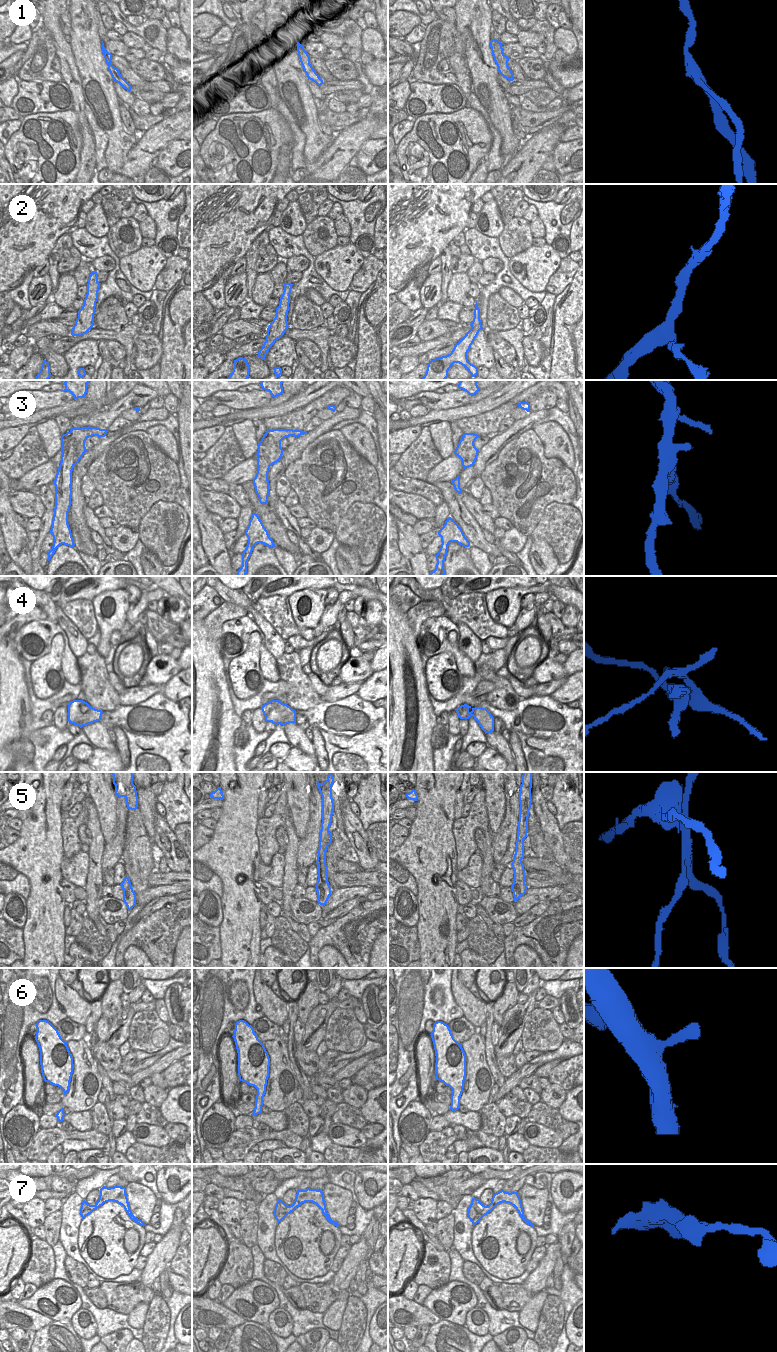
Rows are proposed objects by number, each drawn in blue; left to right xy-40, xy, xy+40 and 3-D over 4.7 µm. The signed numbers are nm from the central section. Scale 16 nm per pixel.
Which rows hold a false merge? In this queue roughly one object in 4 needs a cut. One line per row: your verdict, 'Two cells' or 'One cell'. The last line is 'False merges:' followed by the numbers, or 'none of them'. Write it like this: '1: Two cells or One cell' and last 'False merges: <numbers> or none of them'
1: Two cells
2: One cell
3: Two cells
4: Two cells
5: Two cells
6: One cell
7: One cell
False merges: 1, 3, 4, 5

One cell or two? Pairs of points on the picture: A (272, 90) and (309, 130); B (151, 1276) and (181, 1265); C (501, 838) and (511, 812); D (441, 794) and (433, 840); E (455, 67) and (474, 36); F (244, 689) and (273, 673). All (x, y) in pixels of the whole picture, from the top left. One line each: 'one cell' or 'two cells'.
A: two cells
B: two cells
C: one cell
D: one cell
E: two cells
F: two cells

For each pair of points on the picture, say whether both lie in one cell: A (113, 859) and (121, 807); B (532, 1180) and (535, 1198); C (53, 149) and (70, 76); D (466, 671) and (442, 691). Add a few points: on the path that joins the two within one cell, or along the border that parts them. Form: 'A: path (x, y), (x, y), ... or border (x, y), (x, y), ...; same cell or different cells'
A: path (116, 846), (120, 837), (121, 820); same cell
B: border (525, 1183), (544, 1188), (548, 1201); different cells
C: border (71, 109), (76, 115), (80, 131); different cells
D: border (451, 653), (455, 659), (456, 668), (463, 676); different cells

